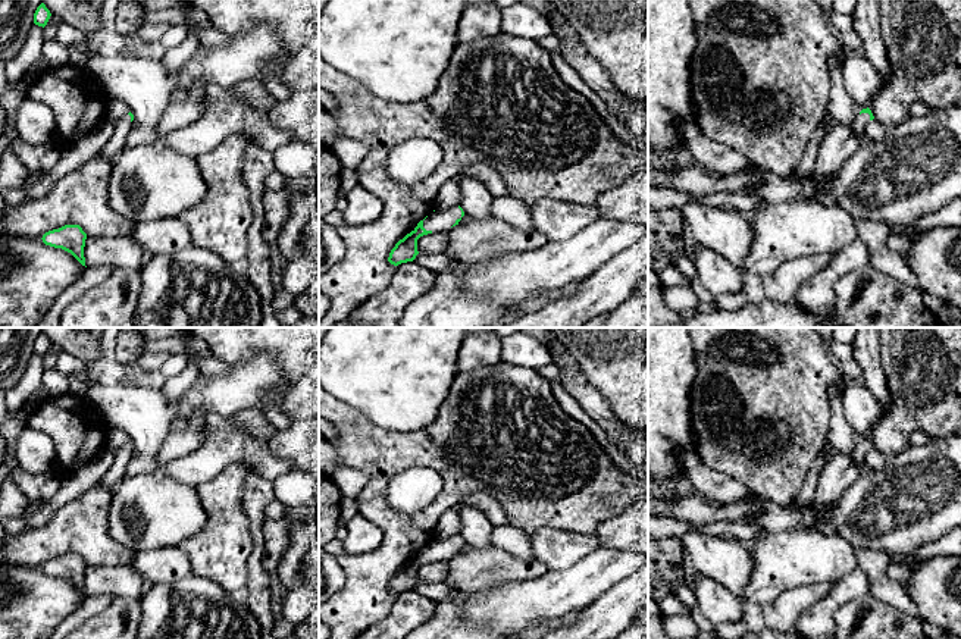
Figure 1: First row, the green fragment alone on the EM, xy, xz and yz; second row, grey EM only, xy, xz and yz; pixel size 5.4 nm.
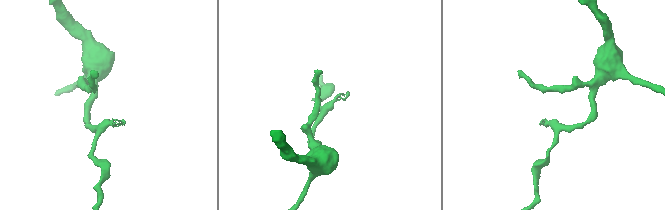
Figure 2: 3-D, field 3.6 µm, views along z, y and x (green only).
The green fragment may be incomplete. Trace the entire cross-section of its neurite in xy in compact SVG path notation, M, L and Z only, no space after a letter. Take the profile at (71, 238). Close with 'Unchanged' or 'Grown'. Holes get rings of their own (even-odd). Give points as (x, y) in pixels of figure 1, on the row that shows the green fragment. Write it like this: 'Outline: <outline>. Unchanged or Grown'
Outline: M65 225L43 235L46 245L62 248L71 253L82 266L85 266L84 247L87 234L79 225Z. Unchanged

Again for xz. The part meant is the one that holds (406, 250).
Outline: M420 220L410 234L407 234L403 239L400 239L395 244L395 247L389 253L388 261L394 266L413 261L416 256L419 254L417 239L428 234L432 234L432 231L426 231L423 228L423 220Z. Unchanged

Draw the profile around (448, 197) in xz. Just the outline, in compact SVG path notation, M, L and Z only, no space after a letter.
M451 179L445 182L441 189L438 191L438 195L433 201L433 210L435 212L447 212L454 207L458 207L461 201L461 189L458 185L458 179Z

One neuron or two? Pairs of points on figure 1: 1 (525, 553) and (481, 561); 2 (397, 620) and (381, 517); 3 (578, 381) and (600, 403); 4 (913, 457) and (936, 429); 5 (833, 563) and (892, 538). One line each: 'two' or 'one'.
1: two
2: two
3: one
4: two
5: two

